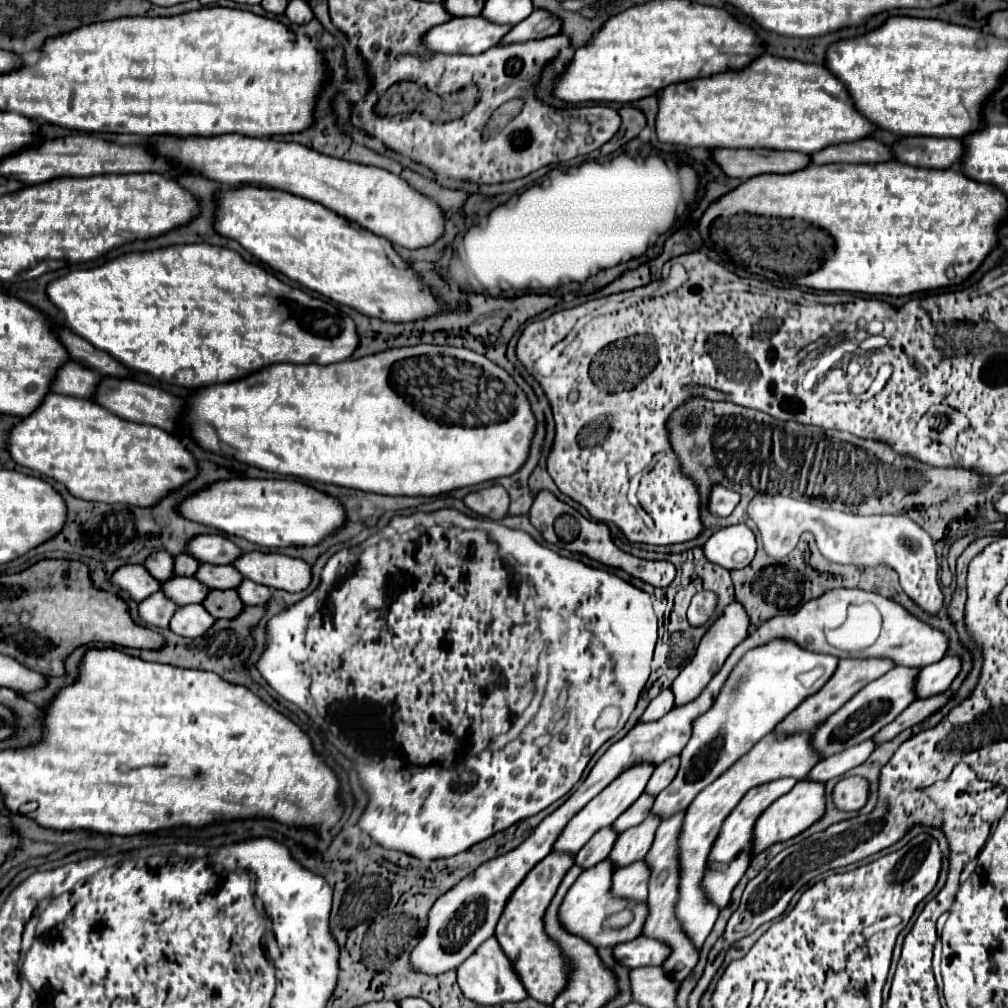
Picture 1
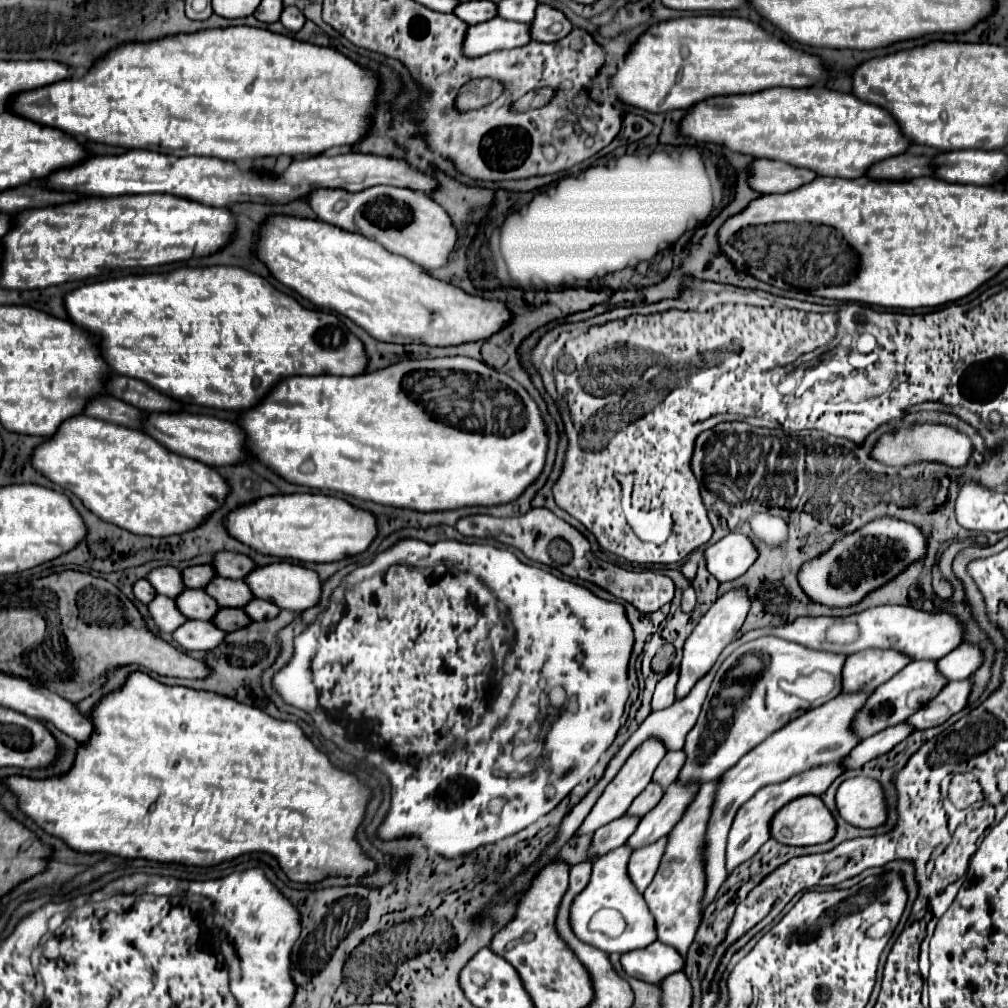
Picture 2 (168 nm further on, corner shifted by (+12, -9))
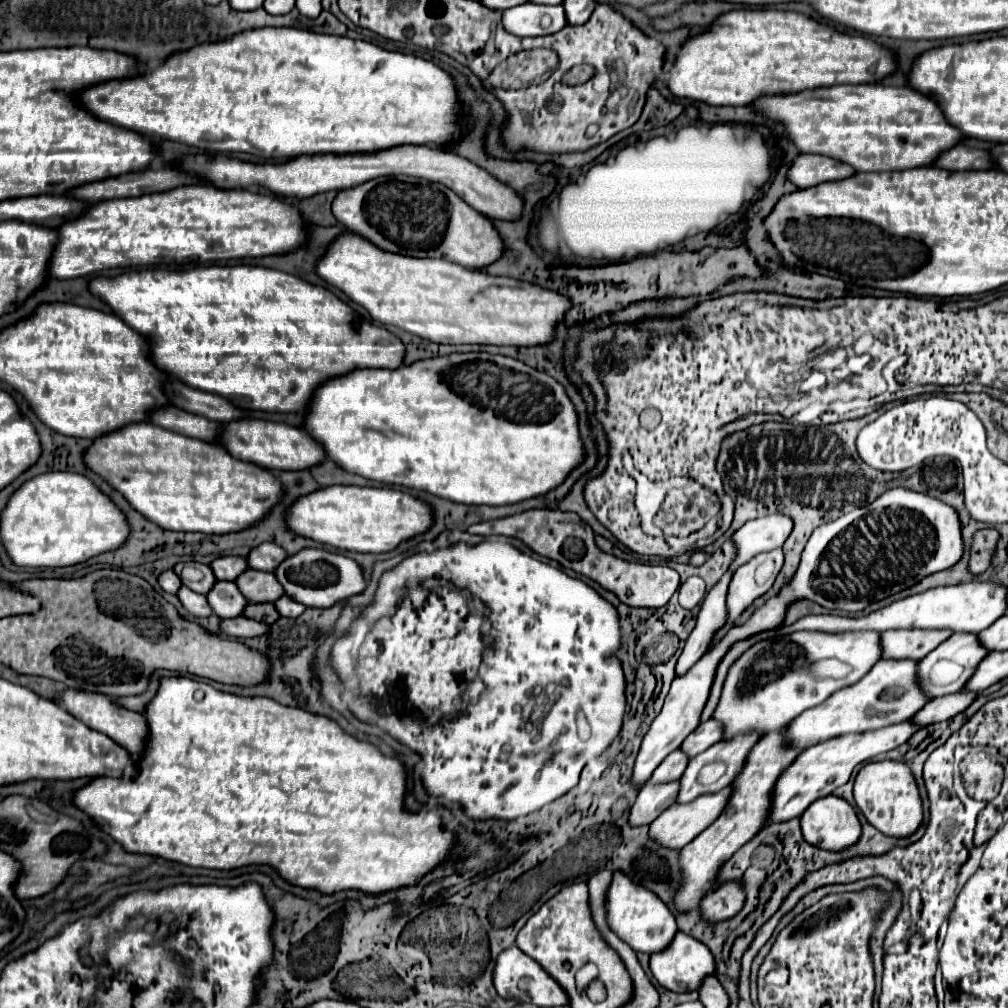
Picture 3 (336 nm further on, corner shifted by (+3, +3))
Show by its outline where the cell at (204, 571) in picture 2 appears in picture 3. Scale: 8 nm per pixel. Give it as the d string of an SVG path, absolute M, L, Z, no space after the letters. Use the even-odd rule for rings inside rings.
M221 556L215 558L209 566L217 580L235 580L243 570L247 570L247 560L239 556Z

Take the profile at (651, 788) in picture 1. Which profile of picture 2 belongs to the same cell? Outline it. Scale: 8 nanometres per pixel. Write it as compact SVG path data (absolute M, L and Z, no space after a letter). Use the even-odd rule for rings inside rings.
M676 750L676 752L668 752L662 762L658 764L656 772L654 772L654 782L660 782L662 788L668 788L680 774L682 766L686 762L686 752L684 750Z

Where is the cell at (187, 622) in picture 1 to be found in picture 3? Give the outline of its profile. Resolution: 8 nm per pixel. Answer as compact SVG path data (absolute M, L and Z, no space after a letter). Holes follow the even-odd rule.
M239 616L239 618L221 618L219 620L219 628L221 632L225 632L227 636L235 636L235 638L251 638L251 636L261 636L263 632L267 632L267 624Z

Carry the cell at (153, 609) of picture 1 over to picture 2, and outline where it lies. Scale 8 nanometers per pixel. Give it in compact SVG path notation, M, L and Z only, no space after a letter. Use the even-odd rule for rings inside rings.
M156 596L150 604L150 614L154 618L154 622L158 624L158 628L162 632L174 632L176 628L180 628L188 618L178 610L176 602L168 596Z

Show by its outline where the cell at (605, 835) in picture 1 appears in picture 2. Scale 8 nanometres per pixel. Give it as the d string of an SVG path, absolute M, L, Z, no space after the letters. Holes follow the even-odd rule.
M622 816L622 818L612 820L610 824L598 828L594 834L594 844L590 846L592 856L602 856L602 854L626 844L626 840L636 832L638 824L640 824L638 816Z

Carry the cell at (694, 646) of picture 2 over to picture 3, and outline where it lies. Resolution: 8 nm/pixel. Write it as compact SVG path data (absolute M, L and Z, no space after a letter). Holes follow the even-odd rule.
M775 548L771 552L757 554L751 562L743 564L731 578L729 592L727 592L727 622L723 624L721 632L711 638L711 644L707 652L733 628L735 620L745 612L747 606L751 606L759 596L763 596L775 582L775 576L779 574L783 566L783 552L781 548Z

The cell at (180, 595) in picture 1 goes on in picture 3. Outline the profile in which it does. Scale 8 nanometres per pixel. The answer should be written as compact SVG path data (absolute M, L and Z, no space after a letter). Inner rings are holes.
M229 580L215 582L215 588L211 588L211 592L207 594L207 602L209 602L211 610L219 618L241 616L243 614L243 608L247 606L247 600L243 598L243 594Z

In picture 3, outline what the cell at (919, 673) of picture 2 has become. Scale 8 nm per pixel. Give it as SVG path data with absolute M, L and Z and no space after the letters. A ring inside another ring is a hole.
M953 634L947 642L939 644L933 652L917 662L917 684L927 698L937 698L945 694L959 692L963 684L971 678L977 664L983 660L987 650L979 644L975 634Z

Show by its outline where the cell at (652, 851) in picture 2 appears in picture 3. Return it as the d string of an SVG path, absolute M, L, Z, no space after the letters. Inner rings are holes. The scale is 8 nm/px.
M723 788L717 794L699 796L691 804L673 804L649 824L651 840L663 844L663 848L683 848L723 812L727 798L729 788Z

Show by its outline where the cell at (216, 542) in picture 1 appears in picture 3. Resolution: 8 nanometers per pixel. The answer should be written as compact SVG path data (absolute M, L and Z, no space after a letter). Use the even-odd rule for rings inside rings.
M263 542L257 548L253 548L247 556L247 564L253 570L265 570L265 572L273 572L283 560L287 558L287 552L273 544L273 542Z

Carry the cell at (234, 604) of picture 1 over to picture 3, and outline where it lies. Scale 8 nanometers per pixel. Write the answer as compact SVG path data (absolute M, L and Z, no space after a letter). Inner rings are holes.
M269 602L267 604L247 604L247 610L243 610L243 616L265 622L265 624L273 624L279 618L279 614L275 612L275 606Z

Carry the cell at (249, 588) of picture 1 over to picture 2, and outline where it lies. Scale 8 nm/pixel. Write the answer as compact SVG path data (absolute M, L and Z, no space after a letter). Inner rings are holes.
M256 598L254 602L250 602L244 610L256 622L260 622L260 620L272 620L272 618L276 618L280 614L280 608L278 606L274 606L272 602L260 600L260 598Z

